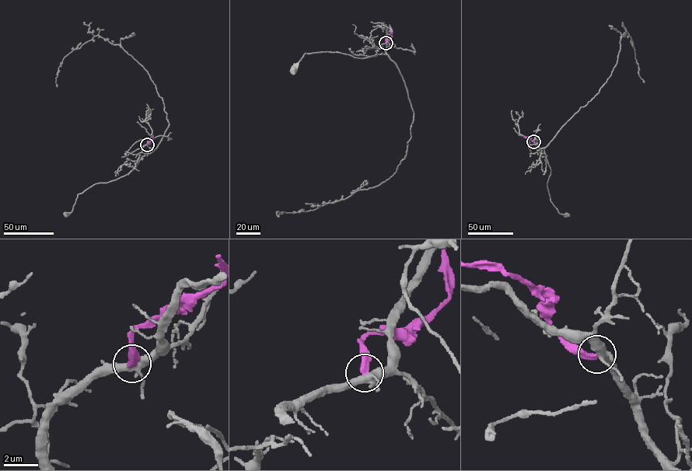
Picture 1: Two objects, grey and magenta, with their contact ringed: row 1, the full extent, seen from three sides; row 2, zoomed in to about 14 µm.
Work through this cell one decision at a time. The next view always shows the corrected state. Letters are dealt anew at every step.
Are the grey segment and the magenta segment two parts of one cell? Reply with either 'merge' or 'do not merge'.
do not merge

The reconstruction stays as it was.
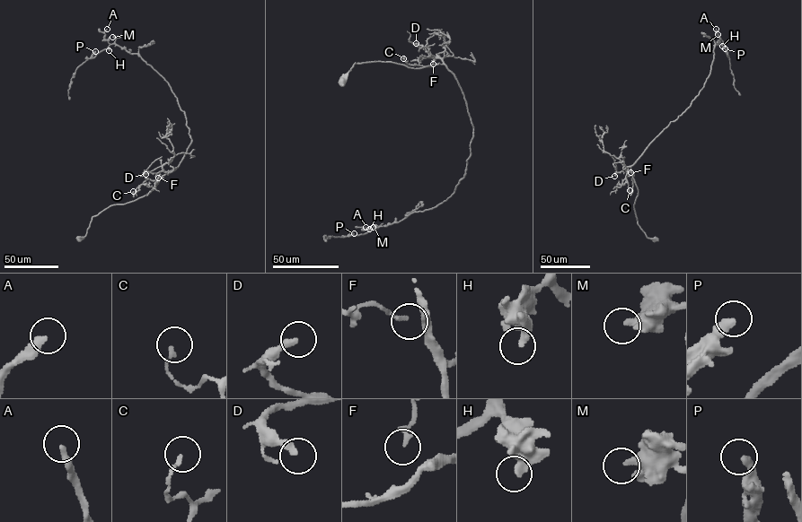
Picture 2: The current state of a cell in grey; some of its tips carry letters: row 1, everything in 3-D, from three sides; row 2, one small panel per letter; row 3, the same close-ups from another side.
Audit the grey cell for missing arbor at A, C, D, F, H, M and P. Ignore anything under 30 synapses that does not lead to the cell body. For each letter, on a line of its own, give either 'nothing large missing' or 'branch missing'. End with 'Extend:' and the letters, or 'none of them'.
A: branch missing
C: nothing large missing
D: branch missing
F: nothing large missing
H: nothing large missing
M: nothing large missing
P: nothing large missing
Extend: A, D

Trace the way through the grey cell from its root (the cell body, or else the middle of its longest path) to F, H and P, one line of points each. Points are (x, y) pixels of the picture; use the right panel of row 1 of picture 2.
F: (655, 239), (647, 238), (637, 222), (633, 207), (638, 189), (630, 167), (626, 166), (627, 171), (630, 172)
H: (655, 239), (637, 222), (630, 166), (691, 105), (720, 39), (722, 46)
P: (655, 239), (637, 222), (630, 166), (698, 94), (720, 39), (725, 48)

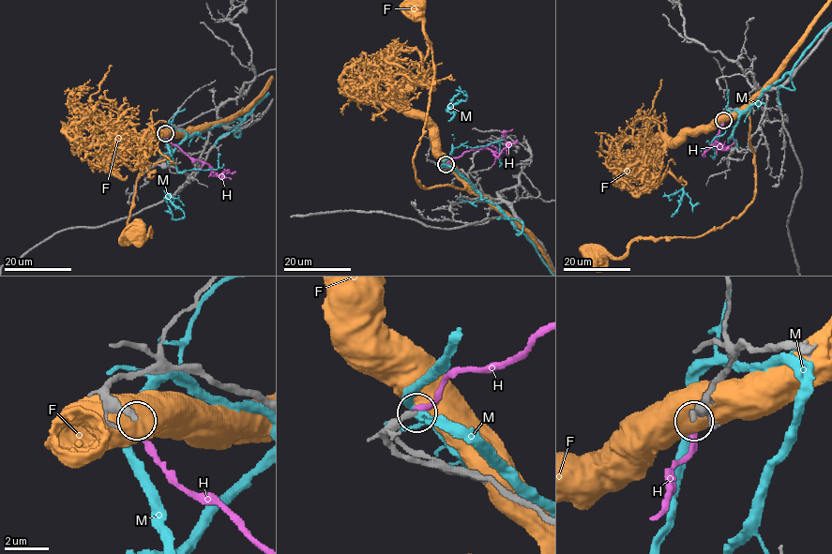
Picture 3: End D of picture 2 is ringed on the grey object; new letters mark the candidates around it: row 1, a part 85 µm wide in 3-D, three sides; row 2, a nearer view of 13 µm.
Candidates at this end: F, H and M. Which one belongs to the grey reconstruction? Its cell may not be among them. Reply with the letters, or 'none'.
H

